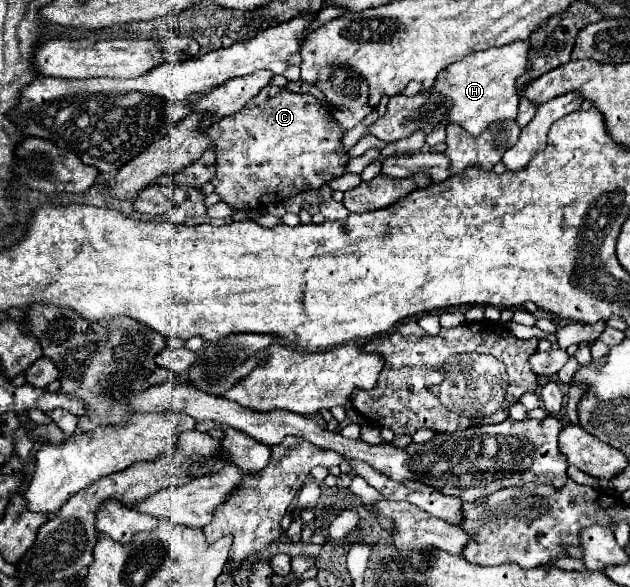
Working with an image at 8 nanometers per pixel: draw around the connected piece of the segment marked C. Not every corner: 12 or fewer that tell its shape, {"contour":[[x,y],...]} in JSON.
{"contour":[[266,86],[208,128],[252,210],[346,172],[332,104]]}

